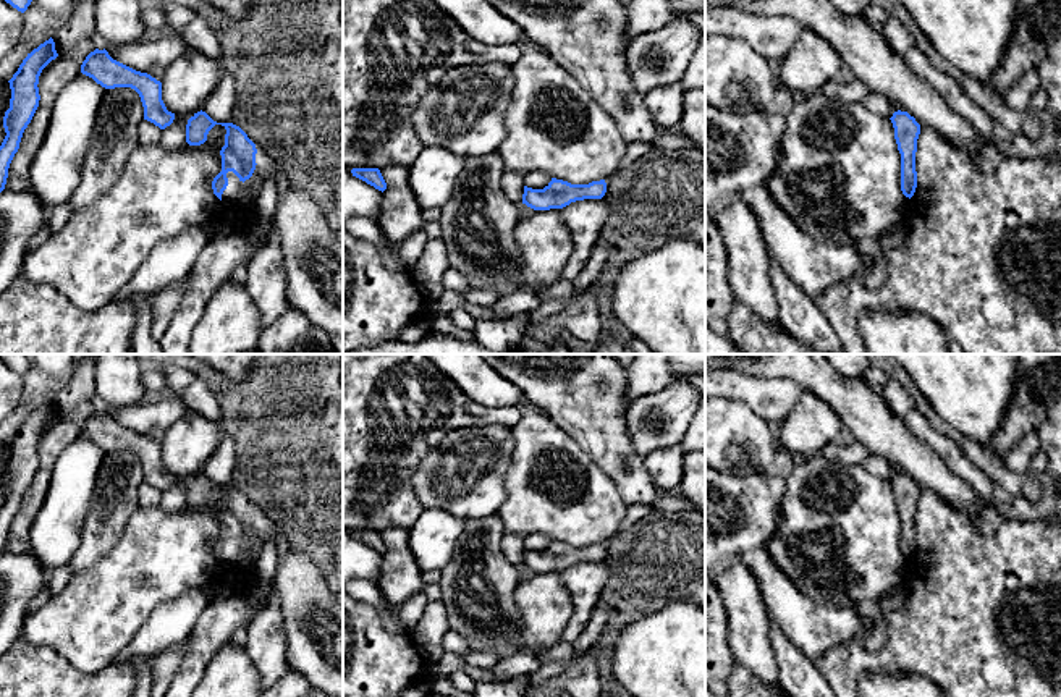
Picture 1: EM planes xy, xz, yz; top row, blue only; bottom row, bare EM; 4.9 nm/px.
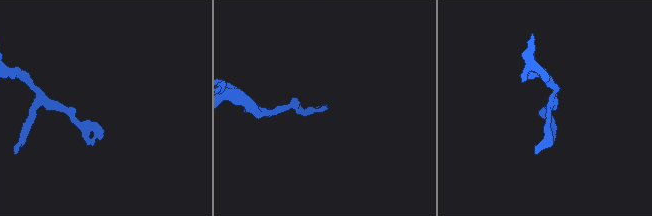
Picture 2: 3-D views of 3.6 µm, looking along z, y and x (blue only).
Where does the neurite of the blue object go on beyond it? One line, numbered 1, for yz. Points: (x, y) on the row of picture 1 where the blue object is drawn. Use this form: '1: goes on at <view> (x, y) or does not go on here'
1: does not go on here

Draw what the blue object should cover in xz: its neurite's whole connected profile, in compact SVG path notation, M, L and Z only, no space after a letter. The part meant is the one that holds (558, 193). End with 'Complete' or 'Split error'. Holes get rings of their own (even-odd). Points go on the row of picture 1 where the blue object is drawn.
M552 178L543 189L524 186L522 204L534 210L563 209L576 201L602 199L607 192L605 180L589 184L571 184L563 180Z. Complete

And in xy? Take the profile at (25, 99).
M50 37L34 49L8 81L11 89L10 108L3 116L5 139L0 146L0 192L5 189L8 168L19 149L24 129L39 107L39 76L42 70L58 57Z. Complete

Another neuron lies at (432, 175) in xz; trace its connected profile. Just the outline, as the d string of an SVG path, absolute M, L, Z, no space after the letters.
M424 147L409 165L409 186L421 209L442 209L453 194L464 158L443 147Z

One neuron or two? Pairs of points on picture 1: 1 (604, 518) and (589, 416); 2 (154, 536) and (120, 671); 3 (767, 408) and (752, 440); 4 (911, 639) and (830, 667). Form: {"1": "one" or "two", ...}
{"1": "two", "2": "two", "3": "two", "4": "one"}

